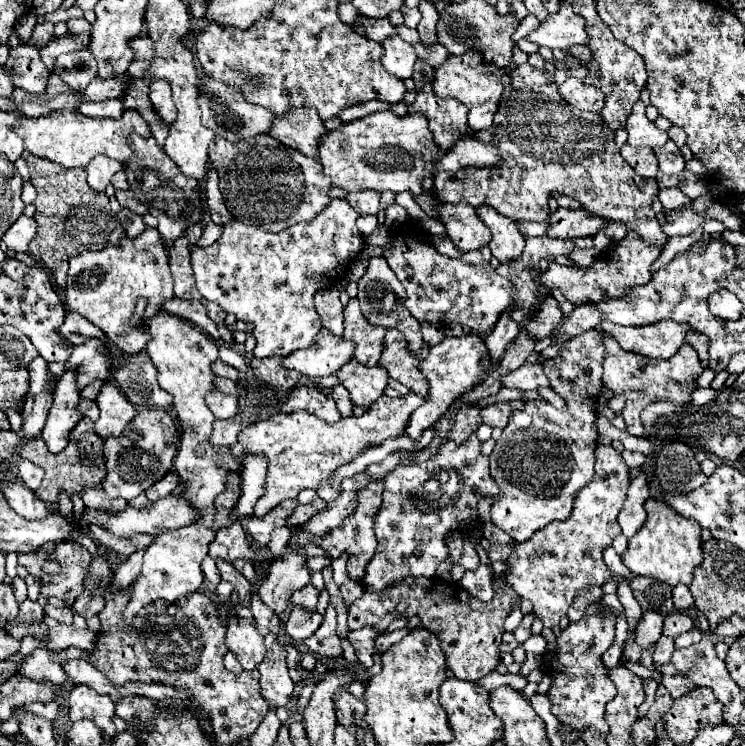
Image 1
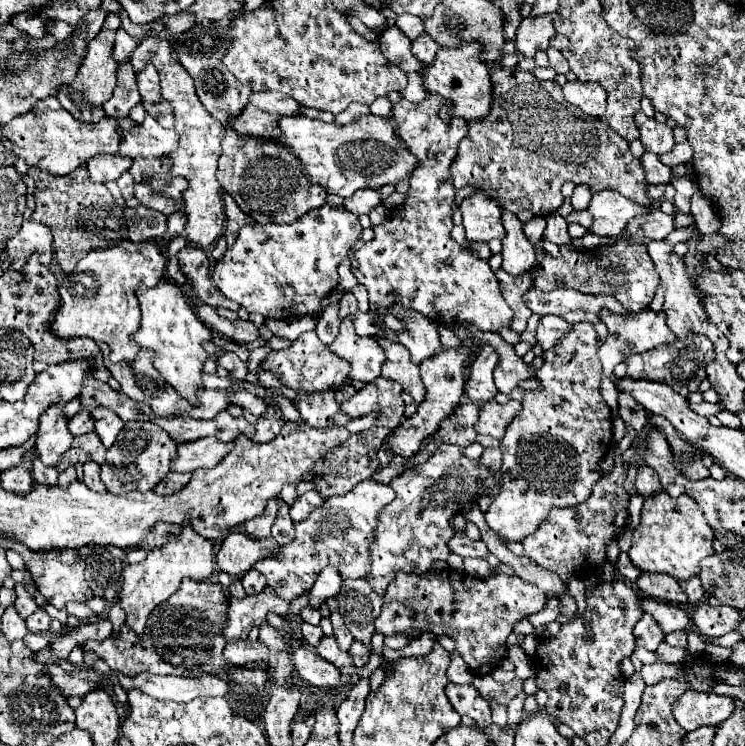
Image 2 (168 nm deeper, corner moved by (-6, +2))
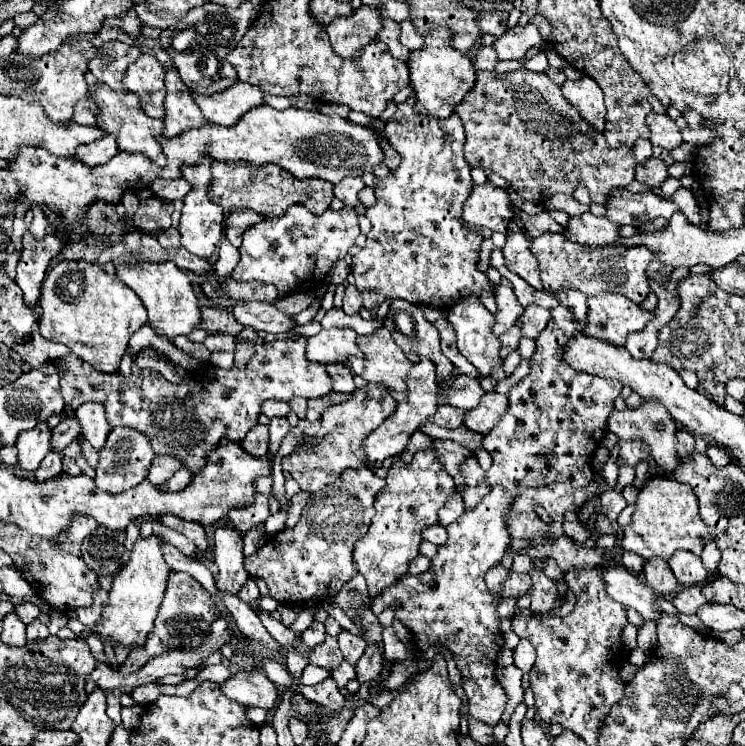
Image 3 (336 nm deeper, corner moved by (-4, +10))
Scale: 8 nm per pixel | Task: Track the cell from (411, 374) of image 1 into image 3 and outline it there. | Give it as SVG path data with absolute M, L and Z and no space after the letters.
M382 328L372 336L358 336L356 344L364 352L364 356L348 358L352 374L362 376L366 382L374 382L388 390L406 390L406 378L412 364L392 340L388 328Z

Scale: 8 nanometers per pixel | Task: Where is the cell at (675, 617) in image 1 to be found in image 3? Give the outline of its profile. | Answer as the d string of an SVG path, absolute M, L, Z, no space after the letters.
M600 566L602 578L606 584L606 592L620 604L632 606L642 614L644 620L658 620L660 612L654 610L654 592L630 570L624 566Z

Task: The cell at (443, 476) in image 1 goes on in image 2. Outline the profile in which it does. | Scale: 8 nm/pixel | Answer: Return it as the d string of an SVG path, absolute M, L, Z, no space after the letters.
M440 444L426 464L406 470L406 474L394 478L390 486L394 488L396 498L384 506L378 516L378 530L370 544L372 568L366 576L366 582L380 596L384 596L384 590L394 580L396 572L424 574L432 568L432 562L448 560L452 554L448 542L454 533L450 520L462 512L466 500L474 500L480 492L492 490L494 478L480 460L466 458L462 448Z

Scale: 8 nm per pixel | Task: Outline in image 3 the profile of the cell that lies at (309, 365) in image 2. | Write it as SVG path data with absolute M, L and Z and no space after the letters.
M304 336L286 342L264 342L256 346L256 354L244 370L238 370L236 366L224 370L202 364L202 370L198 368L198 372L176 370L182 378L180 384L168 382L154 370L140 368L136 364L138 352L132 352L132 374L128 378L122 374L96 372L88 362L76 358L72 352L60 358L56 368L60 372L60 390L68 406L76 410L84 402L100 402L106 408L106 418L112 428L126 426L148 434L154 454L174 454L184 462L184 468L194 474L208 460L208 450L214 450L216 444L220 444L220 438L240 442L258 424L262 402L290 402L294 396L308 400L332 390L332 378L328 378L324 366L308 362L304 356Z

